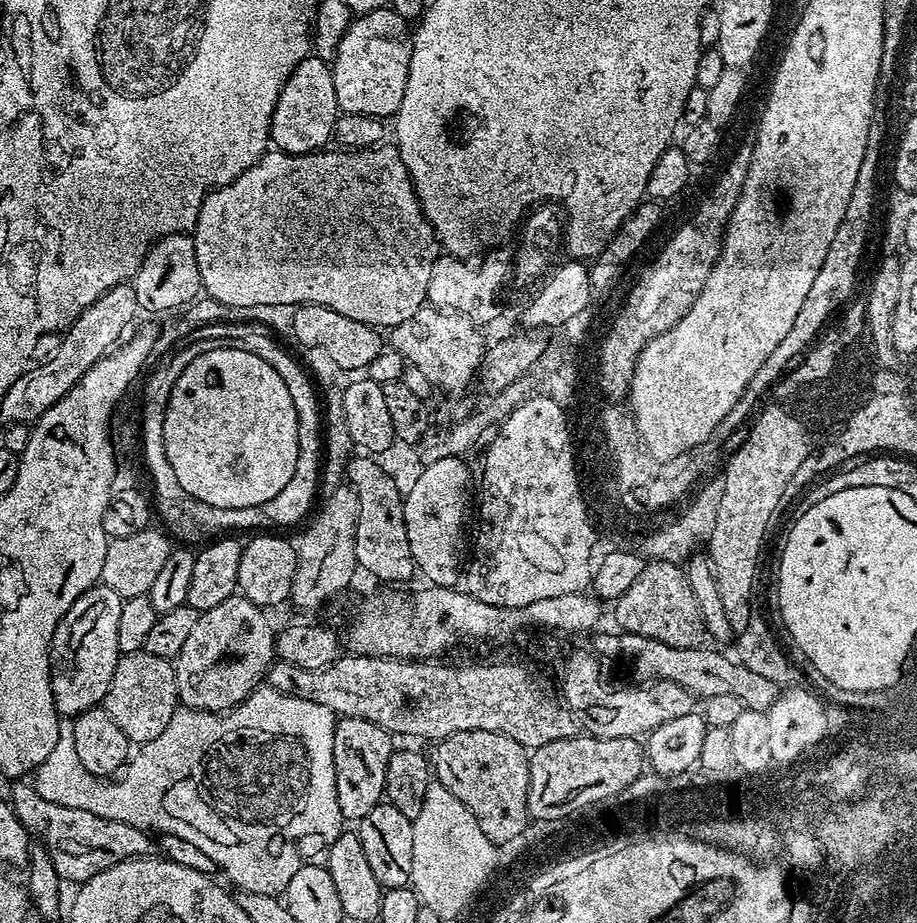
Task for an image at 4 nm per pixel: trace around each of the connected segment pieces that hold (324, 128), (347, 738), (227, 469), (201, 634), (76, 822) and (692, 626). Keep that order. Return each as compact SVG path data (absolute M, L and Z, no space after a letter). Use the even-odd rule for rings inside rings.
M310 54L290 74L278 94L268 135L271 143L287 156L301 156L318 152L333 139L335 124L340 112L338 98L334 98L332 66L320 56Z
M349 716L337 719L334 730L336 801L345 821L358 822L385 799L386 766L394 751L393 737L382 726Z
M251 347L212 348L209 352L194 357L193 360L191 357L185 363L178 382L174 382L171 394L166 397L162 415L164 445L171 479L179 482L182 490L186 490L187 494L192 494L194 498L206 502L207 505L226 507L231 510L236 507L262 506L266 502L270 502L270 498L274 498L274 494L278 494L278 490L282 490L282 486L286 486L286 482L290 482L290 478L294 478L294 470L298 462L298 414L294 410L294 398L290 398L290 390L286 390L286 382L282 382L278 370L274 370L274 366L270 366L270 362L266 362L266 358L258 358L258 354L254 354Z
M234 594L226 598L226 602L218 602L218 606L201 612L193 632L186 637L186 643L174 661L176 694L183 707L196 708L199 712L226 712L241 704L251 692L255 692L265 683L268 667L277 659L277 633L274 628L272 632L268 615L259 604L250 602L239 594Z
M31 783L14 785L10 803L24 829L44 843L41 844L43 851L50 854L61 881L83 882L120 862L153 855L154 840L148 837L151 835L145 829L118 822L114 818L98 818L90 814L90 810L78 810L74 806L50 802L42 798L42 794L38 794Z
M657 560L647 563L640 577L615 601L616 620L623 631L646 638L680 640L691 648L699 648L709 639L708 630L703 622L694 590L685 569L680 564ZM676 620L680 620L680 636L676 636Z

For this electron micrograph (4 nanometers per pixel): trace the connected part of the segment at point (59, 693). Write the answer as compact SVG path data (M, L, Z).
M99 583L86 590L66 610L52 639L52 693L56 710L64 718L81 716L86 710L103 705L114 678L114 666L122 655L118 646L118 618L124 600L114 590Z

